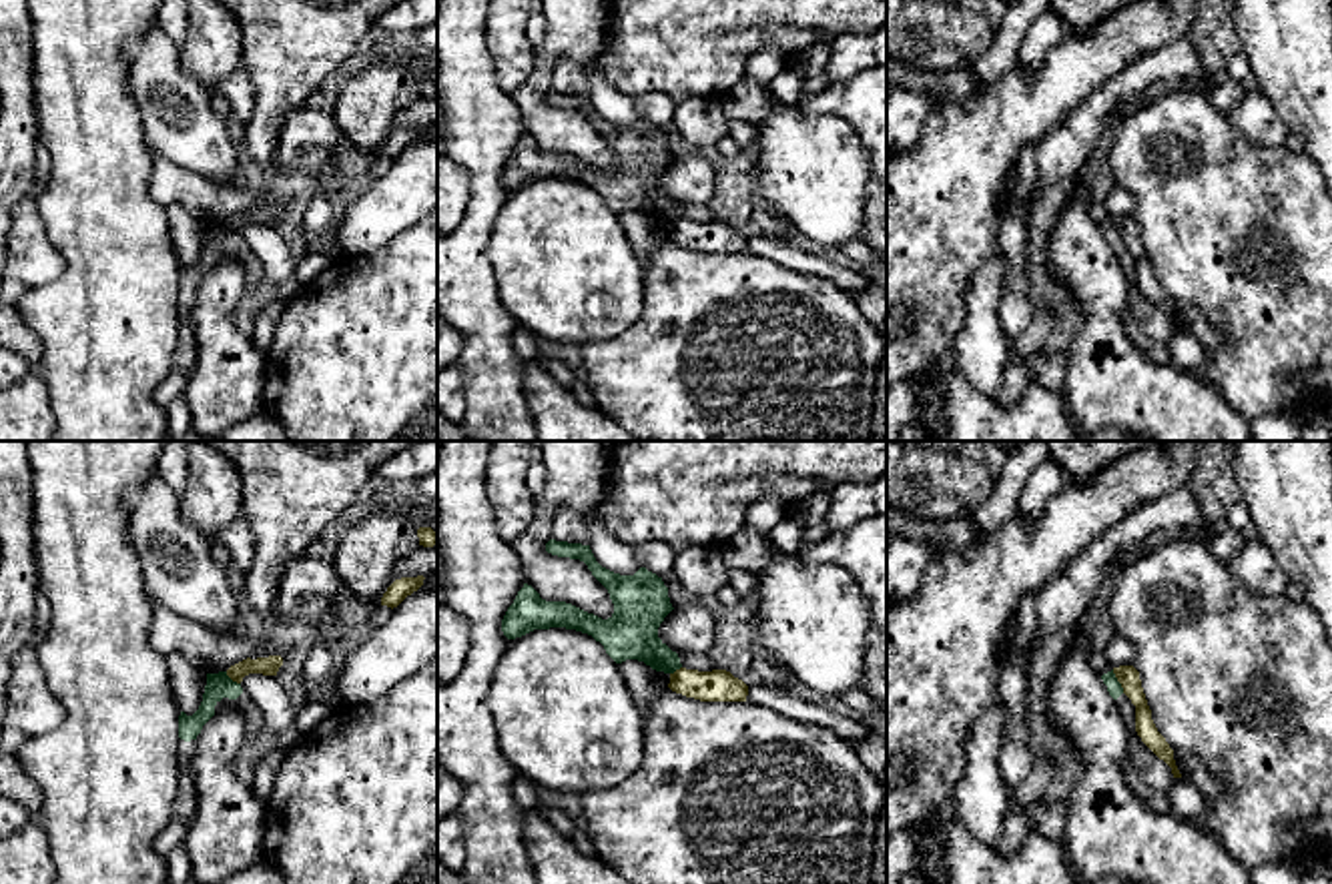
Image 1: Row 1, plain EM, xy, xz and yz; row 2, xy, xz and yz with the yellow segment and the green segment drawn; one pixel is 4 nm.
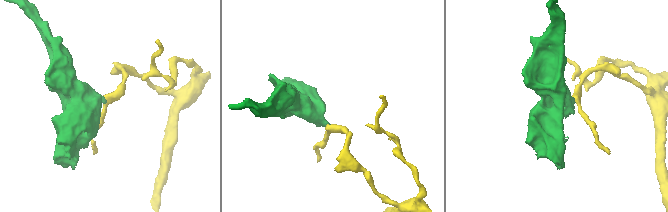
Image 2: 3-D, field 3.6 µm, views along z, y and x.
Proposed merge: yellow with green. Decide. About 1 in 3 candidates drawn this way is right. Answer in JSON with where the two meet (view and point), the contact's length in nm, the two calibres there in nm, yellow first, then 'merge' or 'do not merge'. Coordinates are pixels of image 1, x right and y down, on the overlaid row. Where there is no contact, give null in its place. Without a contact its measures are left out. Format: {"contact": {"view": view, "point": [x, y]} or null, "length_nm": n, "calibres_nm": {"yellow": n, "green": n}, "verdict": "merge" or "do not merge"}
{"contact": {"view": "yz", "point": [1118, 680]}, "length_nm": 110, "calibres_nm": {"yellow": 90, "green": 60}, "verdict": "do not merge"}

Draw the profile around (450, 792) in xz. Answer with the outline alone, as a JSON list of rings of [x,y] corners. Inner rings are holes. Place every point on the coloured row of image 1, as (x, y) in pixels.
[[[449,774],[437,778],[437,822],[453,814],[459,808],[461,800],[463,788],[455,778],[451,778]]]

